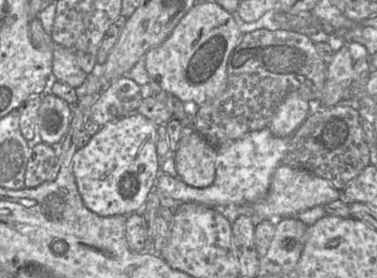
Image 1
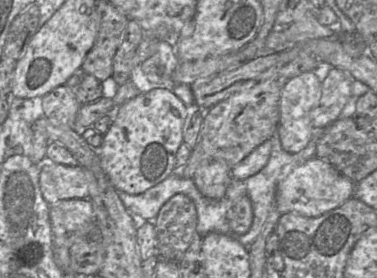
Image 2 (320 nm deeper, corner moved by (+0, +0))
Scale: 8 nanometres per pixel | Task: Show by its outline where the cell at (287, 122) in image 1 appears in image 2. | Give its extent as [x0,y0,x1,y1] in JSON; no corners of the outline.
[277,71,320,153]

